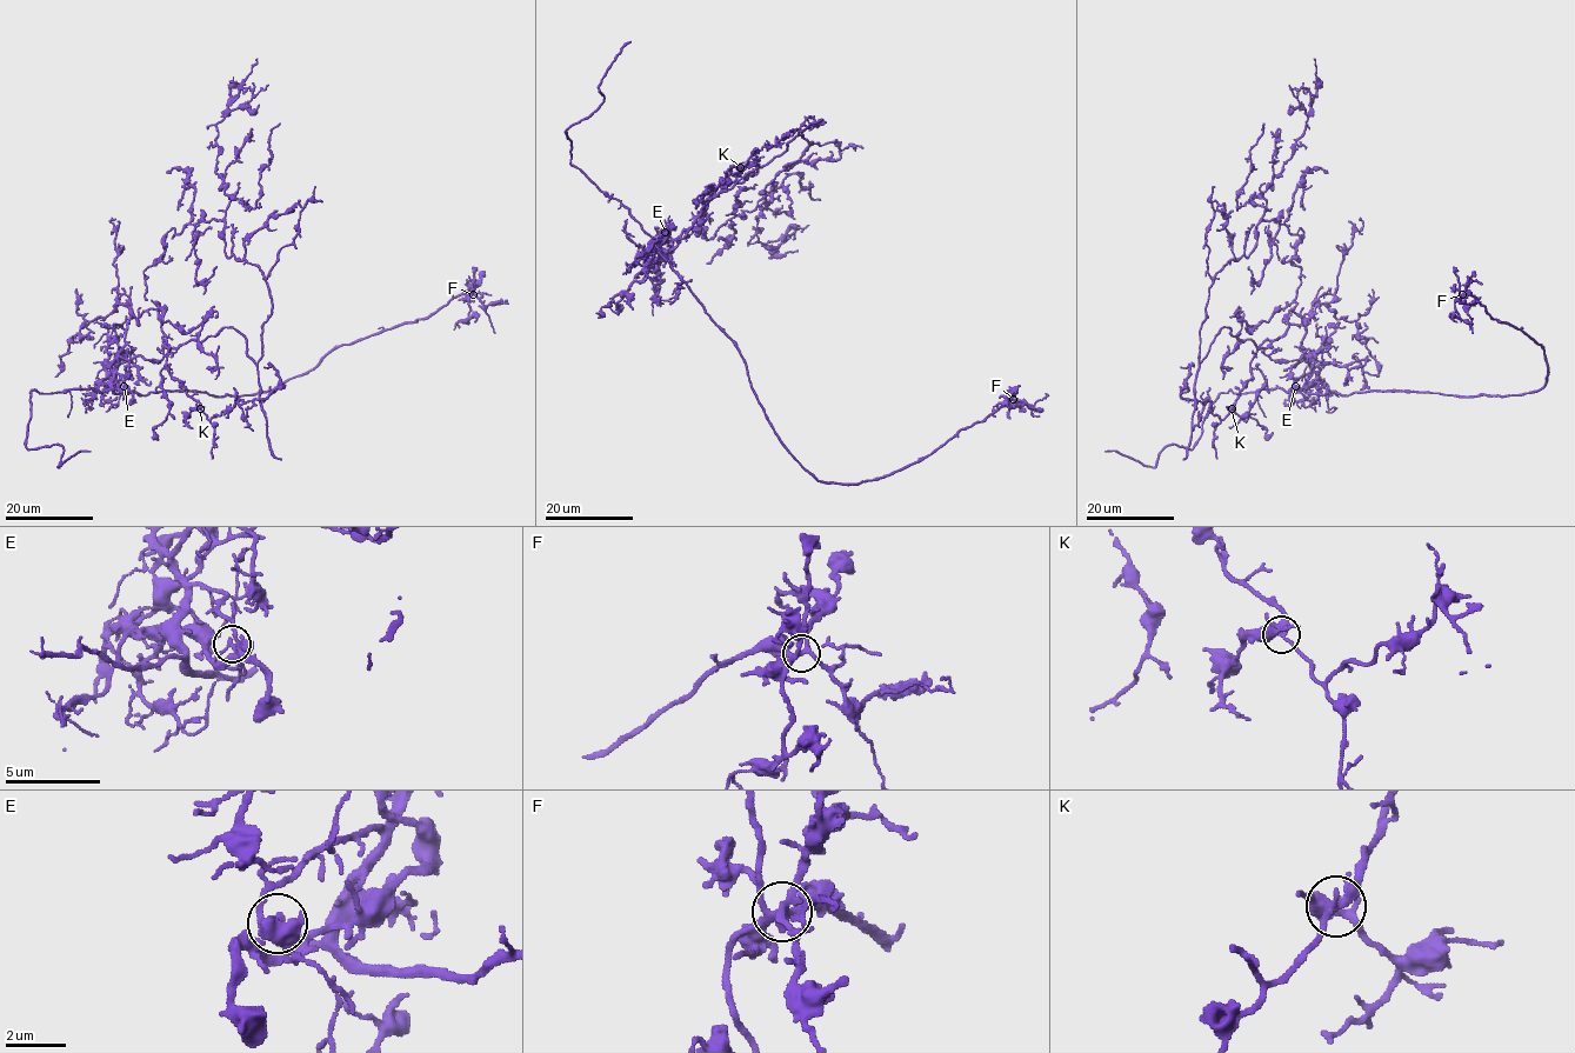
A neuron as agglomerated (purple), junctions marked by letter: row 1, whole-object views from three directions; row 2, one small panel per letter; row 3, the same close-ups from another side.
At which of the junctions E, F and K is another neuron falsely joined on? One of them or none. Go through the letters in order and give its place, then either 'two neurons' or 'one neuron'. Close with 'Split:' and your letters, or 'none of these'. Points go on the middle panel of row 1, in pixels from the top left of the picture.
E: (665, 232) | two neurons
F: (1013, 399) | one neuron
K: (740, 167) | one neuron
Split: E

